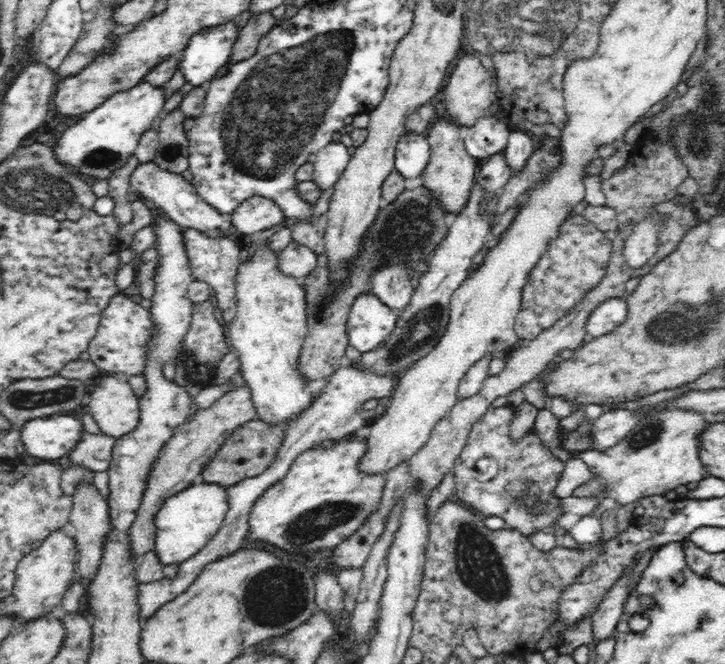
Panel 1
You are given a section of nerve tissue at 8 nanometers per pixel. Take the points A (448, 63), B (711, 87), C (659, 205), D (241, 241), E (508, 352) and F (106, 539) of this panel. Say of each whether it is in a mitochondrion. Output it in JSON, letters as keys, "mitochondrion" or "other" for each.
{"A":"other","B":"mitochondrion","C":"other","D":"other","E":"other","F":"other"}

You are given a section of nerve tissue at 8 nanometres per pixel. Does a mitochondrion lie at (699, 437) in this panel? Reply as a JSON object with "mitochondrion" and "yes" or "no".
{"mitochondrion":"no"}

